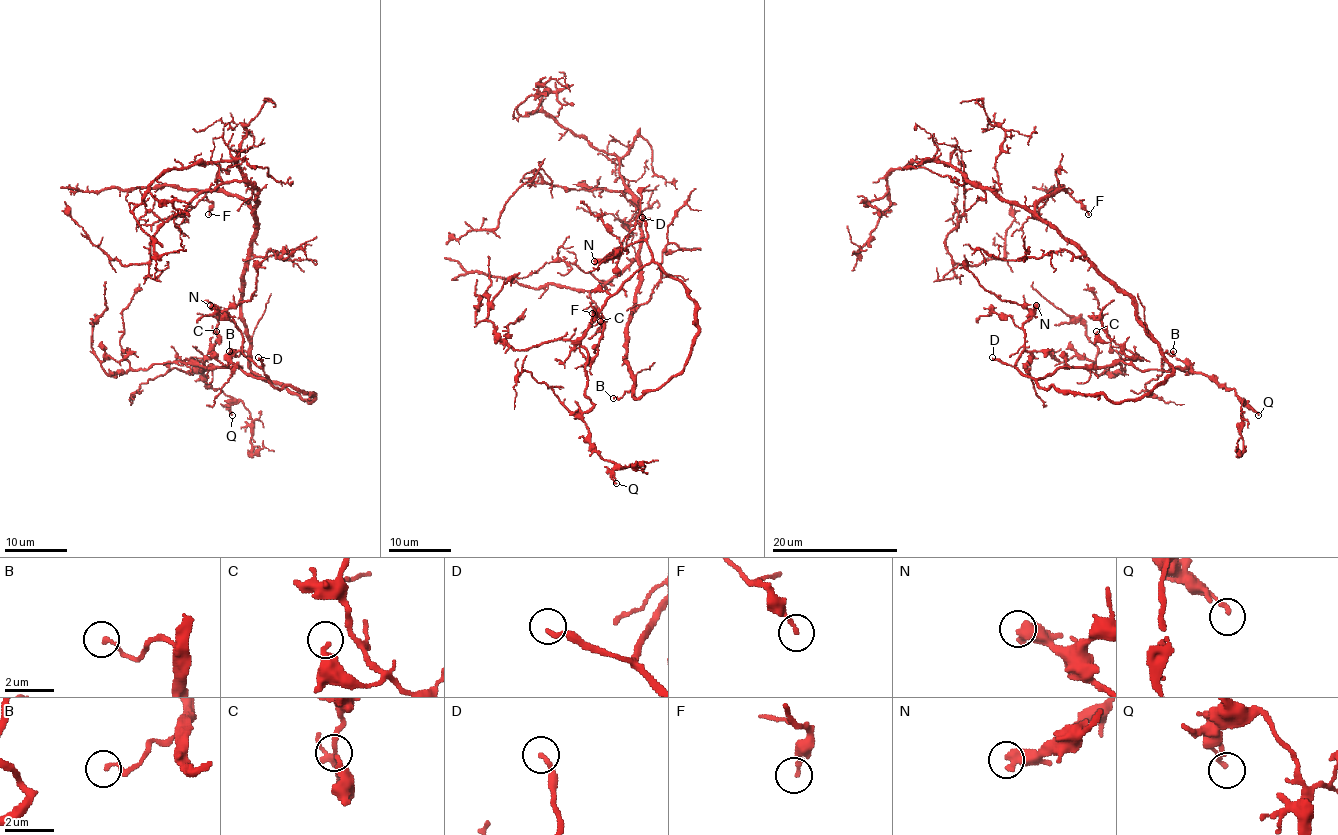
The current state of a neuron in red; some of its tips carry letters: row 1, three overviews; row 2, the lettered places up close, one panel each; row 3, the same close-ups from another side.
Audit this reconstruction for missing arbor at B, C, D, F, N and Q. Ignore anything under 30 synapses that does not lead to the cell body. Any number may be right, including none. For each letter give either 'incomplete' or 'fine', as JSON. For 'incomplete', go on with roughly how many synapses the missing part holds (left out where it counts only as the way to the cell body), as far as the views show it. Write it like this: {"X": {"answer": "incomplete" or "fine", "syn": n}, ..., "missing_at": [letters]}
{"B": {"answer": "fine"}, "C": {"answer": "fine"}, "D": {"answer": "incomplete", "syn": 120}, "F": {"answer": "fine"}, "N": {"answer": "incomplete", "syn": 45}, "Q": {"answer": "fine"}, "missing_at": ["D", "N"]}

